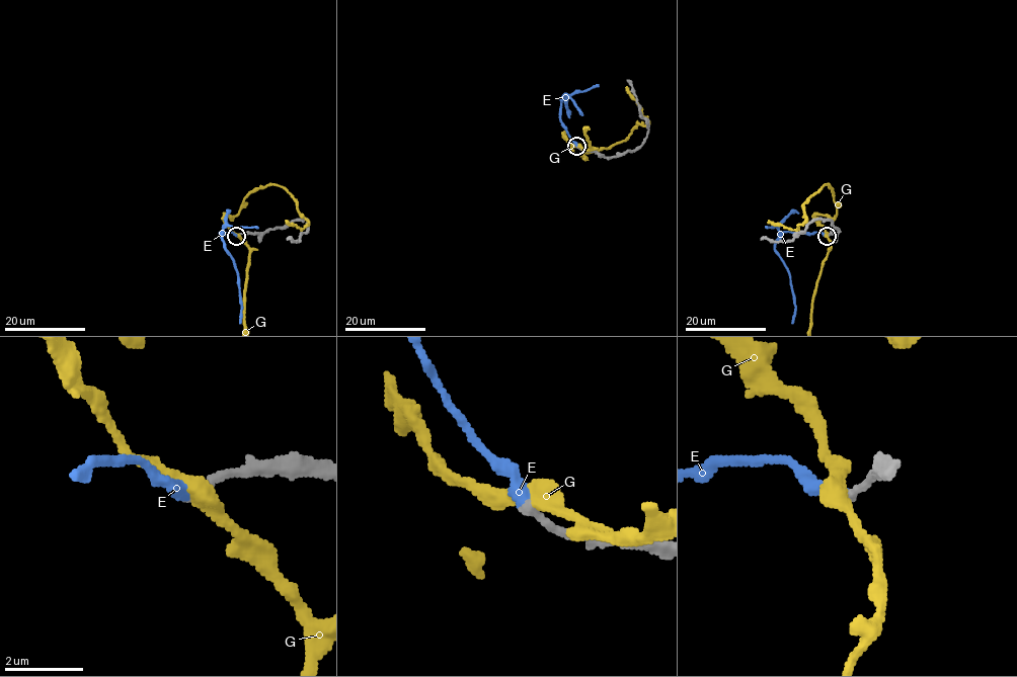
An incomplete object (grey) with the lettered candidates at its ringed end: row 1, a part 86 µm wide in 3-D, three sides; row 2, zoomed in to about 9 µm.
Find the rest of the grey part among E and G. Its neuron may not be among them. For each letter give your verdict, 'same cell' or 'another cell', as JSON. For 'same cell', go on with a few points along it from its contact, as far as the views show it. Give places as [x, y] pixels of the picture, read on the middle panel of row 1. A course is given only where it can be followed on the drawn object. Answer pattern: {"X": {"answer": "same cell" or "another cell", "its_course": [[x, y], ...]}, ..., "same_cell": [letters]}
{"E": {"answer": "same cell", "its_course": [[577, 147], [561, 121], [563, 96], [566, 94], [580, 111]]}, "G": {"answer": "another cell"}, "same_cell": ["E"]}

